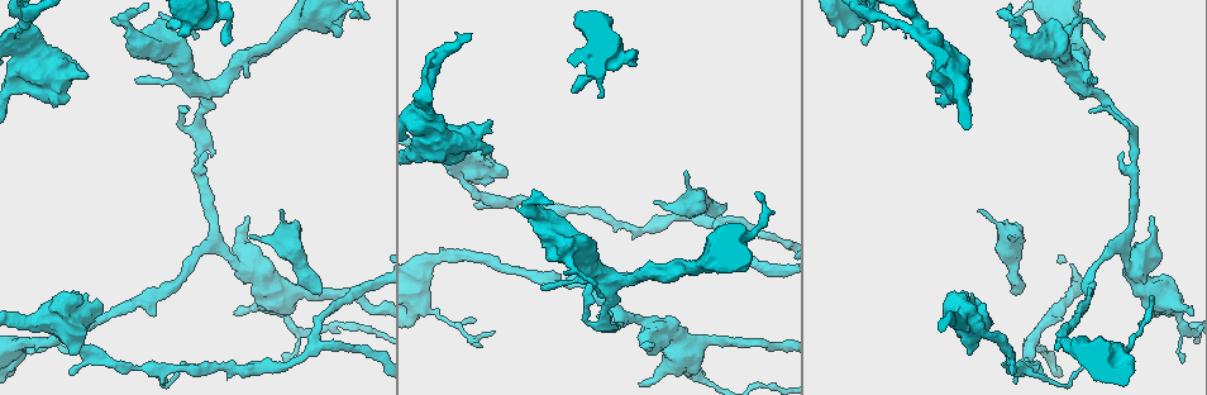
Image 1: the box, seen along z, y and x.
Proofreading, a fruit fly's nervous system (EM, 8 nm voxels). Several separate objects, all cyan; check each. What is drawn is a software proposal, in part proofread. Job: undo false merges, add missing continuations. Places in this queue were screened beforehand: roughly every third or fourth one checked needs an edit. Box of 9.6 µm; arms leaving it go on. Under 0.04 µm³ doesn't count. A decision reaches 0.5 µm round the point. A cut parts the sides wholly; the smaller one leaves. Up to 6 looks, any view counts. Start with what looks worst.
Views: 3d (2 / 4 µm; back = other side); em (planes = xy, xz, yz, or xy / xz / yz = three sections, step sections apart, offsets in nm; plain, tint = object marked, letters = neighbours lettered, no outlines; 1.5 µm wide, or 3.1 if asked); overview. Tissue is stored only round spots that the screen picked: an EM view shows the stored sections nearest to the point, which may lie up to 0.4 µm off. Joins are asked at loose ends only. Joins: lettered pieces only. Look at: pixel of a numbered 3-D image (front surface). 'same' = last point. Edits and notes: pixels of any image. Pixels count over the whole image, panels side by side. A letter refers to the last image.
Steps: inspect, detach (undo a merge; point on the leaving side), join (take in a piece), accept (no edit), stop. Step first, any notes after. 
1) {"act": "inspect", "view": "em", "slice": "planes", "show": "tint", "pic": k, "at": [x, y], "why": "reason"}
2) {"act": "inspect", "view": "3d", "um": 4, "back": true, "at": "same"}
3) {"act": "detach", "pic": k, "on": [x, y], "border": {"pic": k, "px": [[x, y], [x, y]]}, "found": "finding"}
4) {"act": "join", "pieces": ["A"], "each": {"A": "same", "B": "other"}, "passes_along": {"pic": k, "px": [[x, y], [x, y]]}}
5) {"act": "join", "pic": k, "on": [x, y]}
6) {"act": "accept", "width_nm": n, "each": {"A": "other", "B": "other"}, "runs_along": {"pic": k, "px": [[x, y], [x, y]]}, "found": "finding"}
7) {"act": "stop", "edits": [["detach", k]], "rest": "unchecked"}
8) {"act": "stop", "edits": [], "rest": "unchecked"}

{"act": "inspect", "view": "3d", "um": 2, "pic": 1, "at": [724, 206], "why": "free end"}

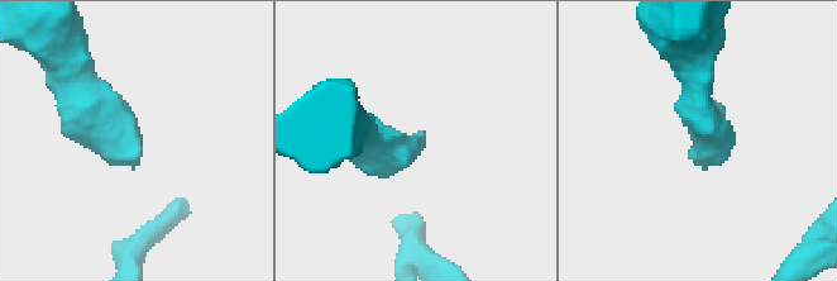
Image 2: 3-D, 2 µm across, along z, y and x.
{"act": "inspect", "view": "em", "slice": "planes", "show": "letters", "pic": 2, "at": [139, 164], "why": "now the EM"}

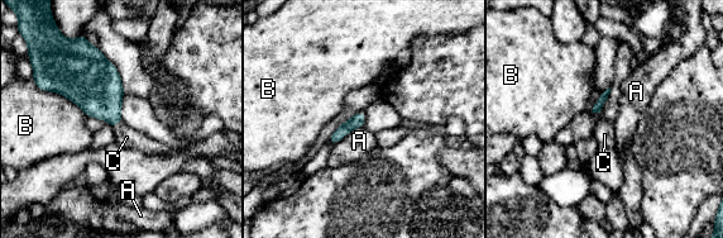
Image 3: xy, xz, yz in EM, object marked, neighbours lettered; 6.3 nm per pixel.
{"act": "join", "pieces": ["C"], "each": {"A": "other", "B": "other", "C": "same"}, "passes_along": {"pic": 3, "px": [[97, 90], [116, 124], [127, 137]]}, "found": "the neuron continues"}

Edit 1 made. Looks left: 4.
{"act": "inspect", "view": "3d", "um": 2, "pic": 1, "at": [653, 202]}

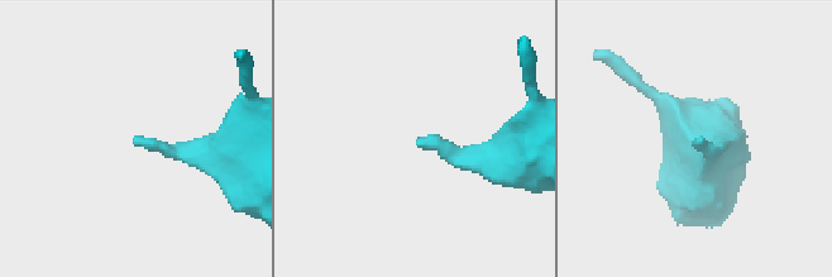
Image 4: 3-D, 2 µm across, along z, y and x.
{"act": "inspect", "view": "em", "slice": "xz", "step": 8, "show": "letters", "pic": 4, "at": [421, 142]}

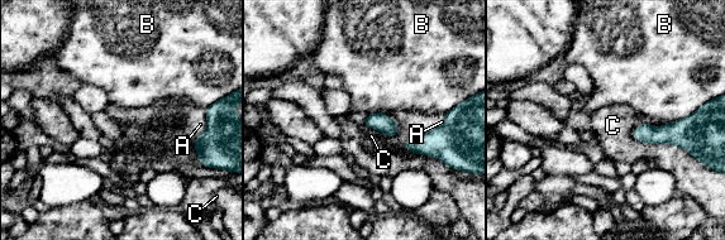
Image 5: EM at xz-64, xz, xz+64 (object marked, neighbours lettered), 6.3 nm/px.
{"act": "accept", "width_nm": 110, "each": {"A": "other", "B": "other", "C": "other"}, "border": {"pic": 5, "px": [[206, 109], [206, 129], [194, 140]]}, "found": "no lettered piece goes on from it"}

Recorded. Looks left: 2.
{"act": "inspect", "view": "em", "slice": "xz", "step": 4, "show": "letters", "pic": 1, "at": [181, 34], "why": "free end"}

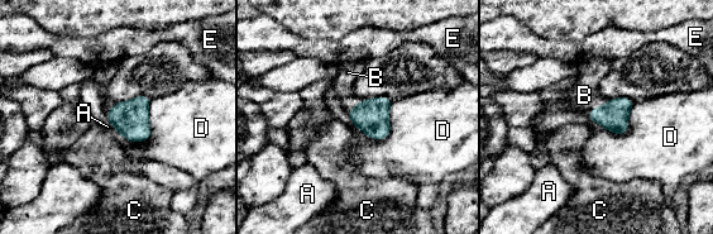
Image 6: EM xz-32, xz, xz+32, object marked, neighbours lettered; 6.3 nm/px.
{"act": "join", "pieces": ["B"], "width_nm": 190, "each": {"A": "other", "B": "same", "C": "other", "D": "other", "E": "other"}, "passes_along": {"pic": 6, "px": [[613, 115], [599, 108], [584, 95]]}, "found": "the neuron continues"}

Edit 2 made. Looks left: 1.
{"act": "stop", "edits": [["join", 3], ["join", 6]], "rest": "unchecked"}

